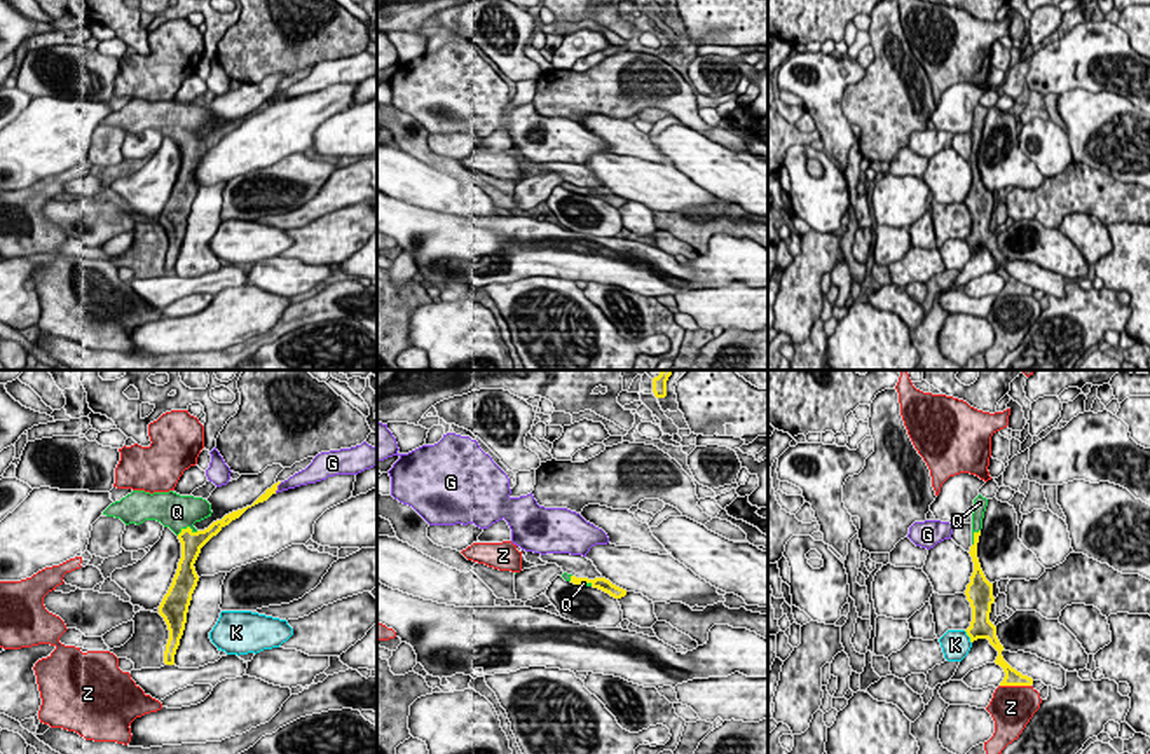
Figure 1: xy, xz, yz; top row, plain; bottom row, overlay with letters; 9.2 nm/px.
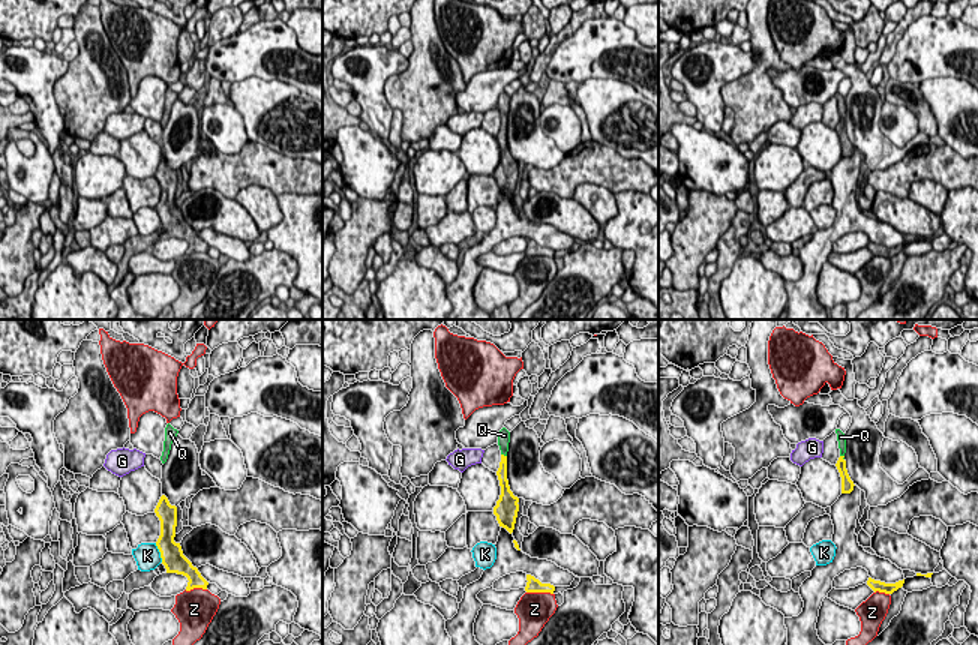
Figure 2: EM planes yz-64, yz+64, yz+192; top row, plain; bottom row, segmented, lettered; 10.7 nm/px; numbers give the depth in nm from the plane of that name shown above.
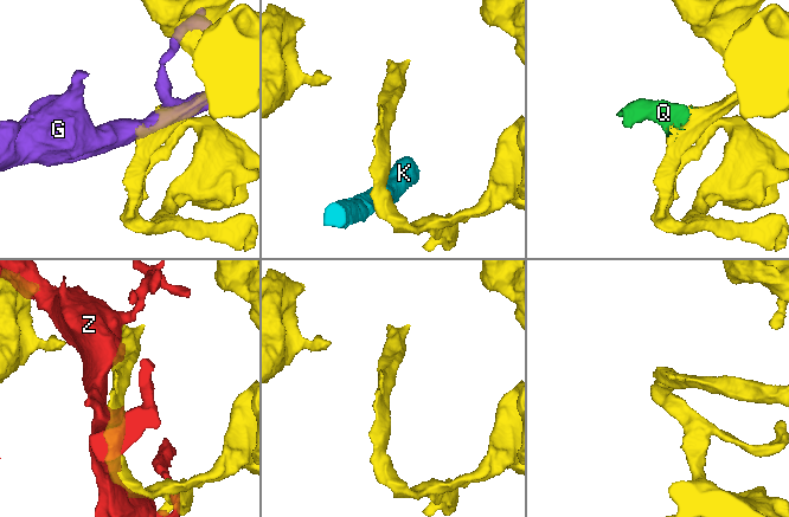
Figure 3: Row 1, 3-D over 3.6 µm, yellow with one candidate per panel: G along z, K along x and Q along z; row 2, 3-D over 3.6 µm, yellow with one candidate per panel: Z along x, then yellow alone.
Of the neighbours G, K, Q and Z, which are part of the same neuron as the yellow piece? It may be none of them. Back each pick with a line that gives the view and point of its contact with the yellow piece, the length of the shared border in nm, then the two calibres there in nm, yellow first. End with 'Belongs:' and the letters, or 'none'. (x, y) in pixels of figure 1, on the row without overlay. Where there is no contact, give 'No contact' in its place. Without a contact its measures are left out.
Q: Touches yellow at xy (187, 137). Shared border 220 nm. Thickness 190 nm (yellow) against 320 nm
Belongs: Q

